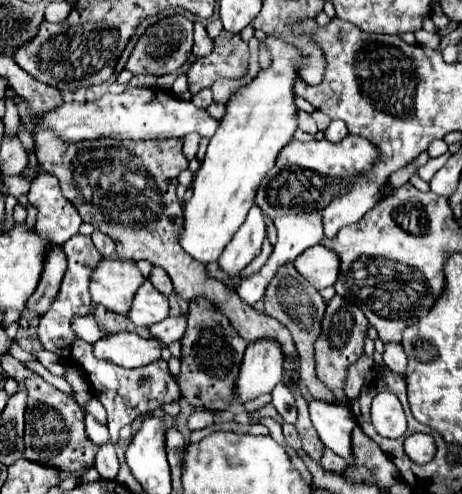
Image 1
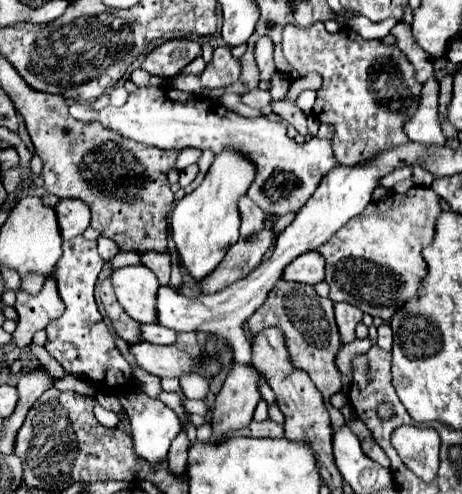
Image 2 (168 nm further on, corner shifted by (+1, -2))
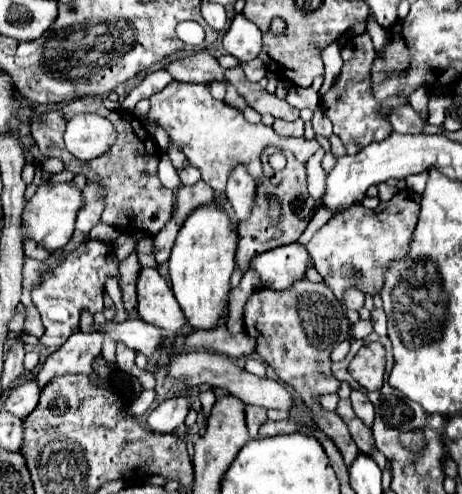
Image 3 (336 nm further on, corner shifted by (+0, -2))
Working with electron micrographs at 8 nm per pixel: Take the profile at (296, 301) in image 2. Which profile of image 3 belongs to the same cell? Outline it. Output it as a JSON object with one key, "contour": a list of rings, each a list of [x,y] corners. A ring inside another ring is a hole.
{"contour":[[[306,278],[294,282],[286,290],[256,290],[244,306],[244,328],[246,334],[256,338],[256,352],[260,358],[272,366],[282,382],[298,392],[306,406],[314,410],[318,428],[336,444],[344,462],[350,466],[354,456],[358,456],[358,446],[350,438],[350,432],[340,416],[336,412],[322,410],[316,400],[318,394],[332,394],[340,388],[340,380],[336,380],[330,372],[330,352],[348,336],[350,330],[334,292],[330,292],[324,282],[316,284]]]}

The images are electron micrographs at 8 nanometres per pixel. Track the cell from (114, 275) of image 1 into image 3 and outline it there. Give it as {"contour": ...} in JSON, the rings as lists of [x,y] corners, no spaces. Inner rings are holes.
{"contour":[[[142,268],[138,278],[138,314],[148,324],[176,334],[184,324],[186,316],[174,298],[168,282],[158,274],[156,268]]]}

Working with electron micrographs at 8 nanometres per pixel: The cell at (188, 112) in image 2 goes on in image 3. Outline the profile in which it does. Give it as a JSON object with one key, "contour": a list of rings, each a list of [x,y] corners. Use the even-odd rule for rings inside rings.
{"contour":[[[174,80],[162,92],[154,94],[150,98],[150,104],[152,104],[150,114],[144,116],[142,120],[156,120],[168,132],[168,136],[176,142],[176,146],[186,154],[190,166],[200,170],[202,180],[218,192],[224,190],[228,172],[236,164],[244,164],[248,172],[256,178],[256,182],[260,182],[262,180],[260,152],[266,146],[290,150],[300,162],[308,162],[308,158],[320,148],[316,140],[282,138],[270,126],[264,126],[262,122],[250,124],[240,110],[228,106],[226,102],[214,100],[208,84],[182,83]]]}

